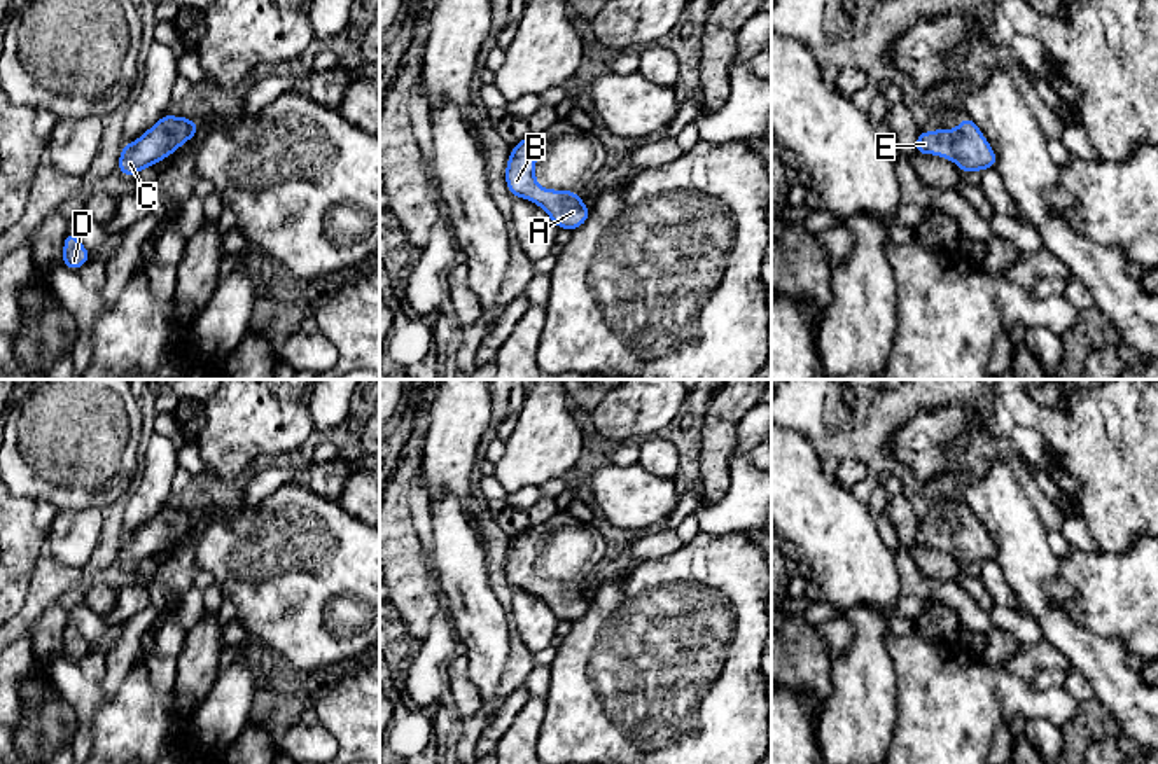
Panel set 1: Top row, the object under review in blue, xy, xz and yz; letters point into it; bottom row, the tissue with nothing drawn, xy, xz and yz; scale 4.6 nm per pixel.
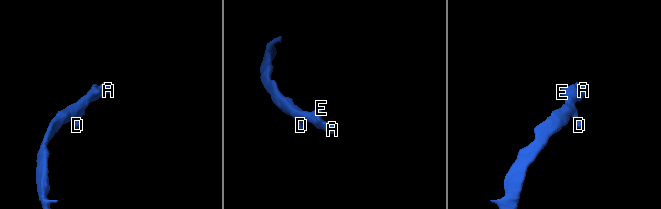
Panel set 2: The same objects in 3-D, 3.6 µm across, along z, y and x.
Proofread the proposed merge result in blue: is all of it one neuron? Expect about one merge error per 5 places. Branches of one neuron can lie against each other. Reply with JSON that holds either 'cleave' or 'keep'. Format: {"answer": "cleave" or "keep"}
{"answer": "keep"}

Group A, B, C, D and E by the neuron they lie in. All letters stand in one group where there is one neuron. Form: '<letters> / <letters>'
A B C D E

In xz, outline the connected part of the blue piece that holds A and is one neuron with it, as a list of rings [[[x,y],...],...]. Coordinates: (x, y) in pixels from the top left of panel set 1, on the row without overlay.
[[[539,523],[525,528],[511,540],[506,558],[506,577],[514,589],[525,589],[541,598],[558,621],[574,622],[591,607],[576,582],[544,580],[535,572],[535,554],[548,528]]]

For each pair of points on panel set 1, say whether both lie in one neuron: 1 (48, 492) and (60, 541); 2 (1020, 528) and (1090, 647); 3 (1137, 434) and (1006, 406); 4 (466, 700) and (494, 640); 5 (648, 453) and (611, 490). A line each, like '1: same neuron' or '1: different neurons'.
1: different neurons
2: same neuron
3: same neuron
4: different neurons
5: different neurons

